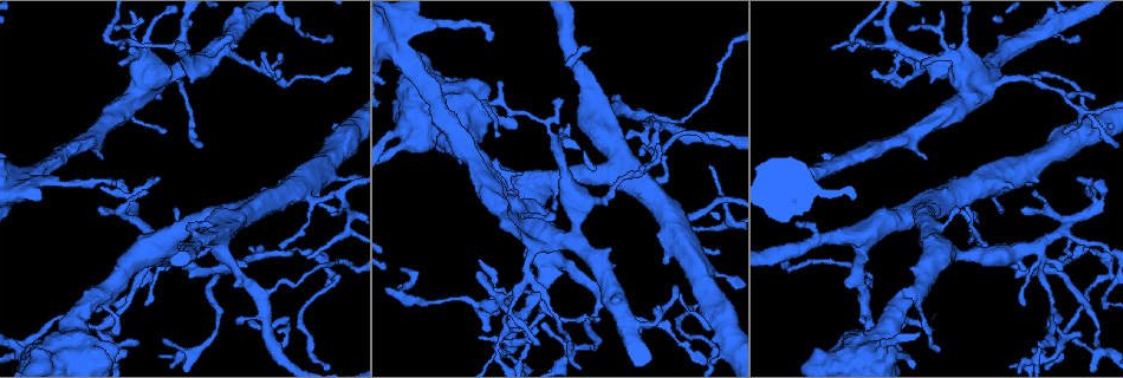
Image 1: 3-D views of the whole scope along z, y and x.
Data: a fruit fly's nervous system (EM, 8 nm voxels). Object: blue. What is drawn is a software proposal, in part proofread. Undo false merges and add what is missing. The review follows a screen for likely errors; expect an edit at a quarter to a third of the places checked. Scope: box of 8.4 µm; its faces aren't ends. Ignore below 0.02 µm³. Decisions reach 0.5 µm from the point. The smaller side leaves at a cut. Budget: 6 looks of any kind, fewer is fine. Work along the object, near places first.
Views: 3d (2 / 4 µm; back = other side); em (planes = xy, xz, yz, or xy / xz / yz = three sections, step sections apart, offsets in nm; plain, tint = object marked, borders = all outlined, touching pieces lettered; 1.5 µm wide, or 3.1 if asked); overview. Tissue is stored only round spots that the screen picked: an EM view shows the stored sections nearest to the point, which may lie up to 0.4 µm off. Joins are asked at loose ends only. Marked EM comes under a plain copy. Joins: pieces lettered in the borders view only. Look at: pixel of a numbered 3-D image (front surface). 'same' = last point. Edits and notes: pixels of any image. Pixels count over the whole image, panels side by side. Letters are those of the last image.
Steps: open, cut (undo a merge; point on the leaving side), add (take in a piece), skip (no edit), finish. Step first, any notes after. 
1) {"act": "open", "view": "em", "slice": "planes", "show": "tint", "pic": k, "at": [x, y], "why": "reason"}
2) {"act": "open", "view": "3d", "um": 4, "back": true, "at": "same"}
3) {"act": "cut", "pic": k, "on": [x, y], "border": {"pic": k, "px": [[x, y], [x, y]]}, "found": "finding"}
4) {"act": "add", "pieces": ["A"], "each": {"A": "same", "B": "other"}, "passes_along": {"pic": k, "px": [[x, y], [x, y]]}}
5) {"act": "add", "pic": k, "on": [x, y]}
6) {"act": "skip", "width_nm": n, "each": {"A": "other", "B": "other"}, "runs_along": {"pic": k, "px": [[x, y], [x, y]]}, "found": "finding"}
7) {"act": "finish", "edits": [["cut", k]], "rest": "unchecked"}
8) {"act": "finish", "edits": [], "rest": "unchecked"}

{"act": "open", "view": "3d", "um": 4, "pic": 1, "at": [329, 37], "why": "branch stops here"}

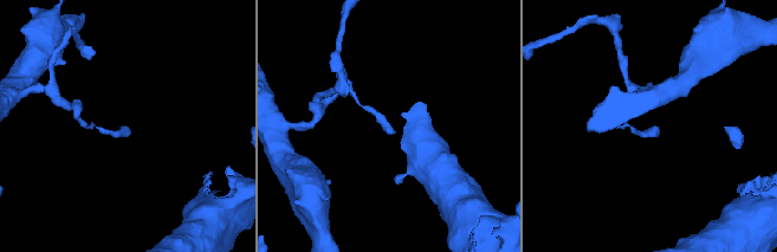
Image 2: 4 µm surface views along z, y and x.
{"act": "open", "view": "em", "slice": "planes", "show": "borders", "pic": 2, "at": [390, 134]}

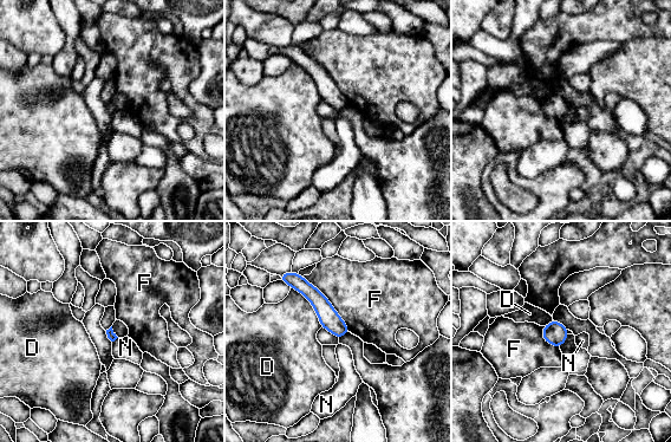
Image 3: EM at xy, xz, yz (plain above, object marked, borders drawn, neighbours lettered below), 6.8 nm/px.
{"act": "skip", "width_nm": 60, "each": {"D": "other", "F": "other", "N": "other"}, "runs_along": {"pic": 3, "px": [[293, 280], [299, 283], [345, 329]]}, "found": "none of them fits"}

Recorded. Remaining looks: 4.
{"act": "open", "view": "em", "slice": "planes", "show": "borders", "pic": 1, "at": [1087, 249], "why": "an open end"}

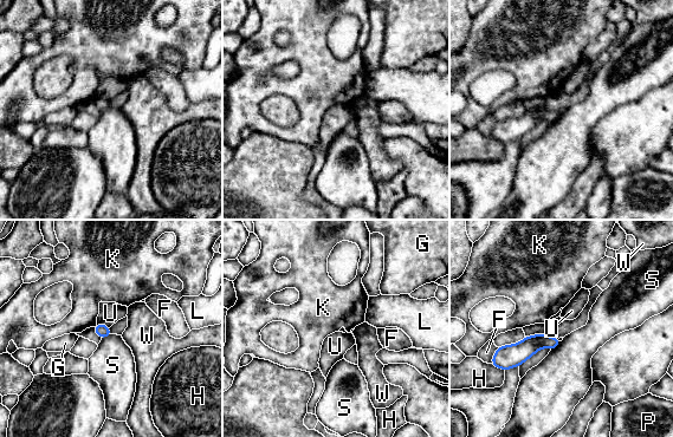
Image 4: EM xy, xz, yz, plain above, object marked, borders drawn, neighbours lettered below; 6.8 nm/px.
{"act": "skip", "width_nm": 90, "each": {"F": "other", "G": "other", "H": "other", "K": "other", "L": "other", "P": "other", "S": "other", "U": "other", "W": "other"}, "border": {"pic": 4, "px": [[561, 341], [551, 350]]}, "found": "no lettered piece goes on from it"}

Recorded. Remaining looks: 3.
{"act": "open", "view": "em", "slice": "planes", "show": "borders", "pic": 1, "at": [105, 178], "why": "thin end"}

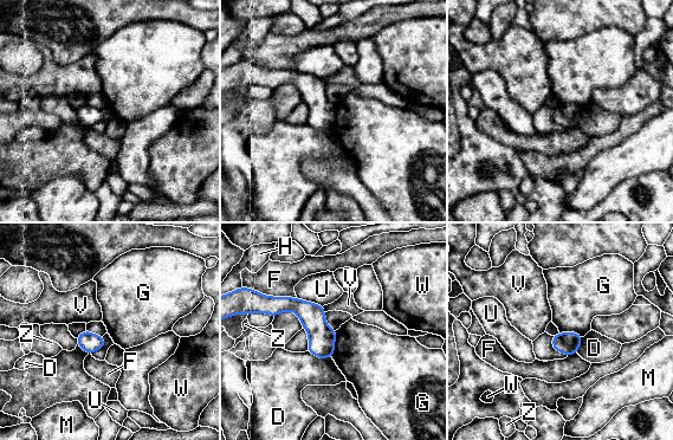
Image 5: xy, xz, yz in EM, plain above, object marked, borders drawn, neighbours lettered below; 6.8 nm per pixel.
{"act": "skip", "each": {"D": "other", "F": "other", "G": "other", "H": "other", "M": "other", "U": "other", "V": "other", "W": "other", "Z": "other"}, "runs_along": {"pic": 5, "px": [[234, 309], [295, 304], [331, 348]]}, "found": "none of them fits"}

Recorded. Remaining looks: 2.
{"act": "finish", "edits": [], "rest": "unchecked"}

